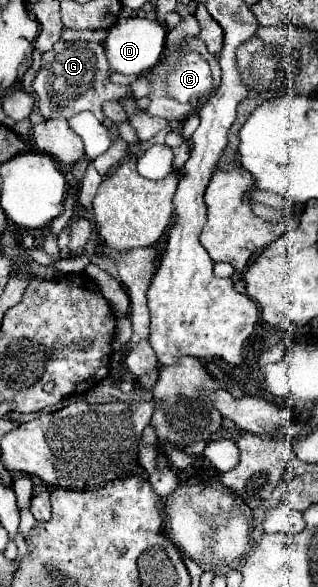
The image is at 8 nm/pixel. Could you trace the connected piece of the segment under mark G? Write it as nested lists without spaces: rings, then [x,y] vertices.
[[[58,41],[50,51],[46,51],[44,65],[34,79],[34,91],[38,95],[38,109],[44,119],[68,119],[80,111],[90,111],[96,115],[98,121],[104,121],[102,105],[106,101],[122,99],[128,93],[128,89],[110,83],[110,67],[104,55],[104,47],[100,43],[88,41]]]

